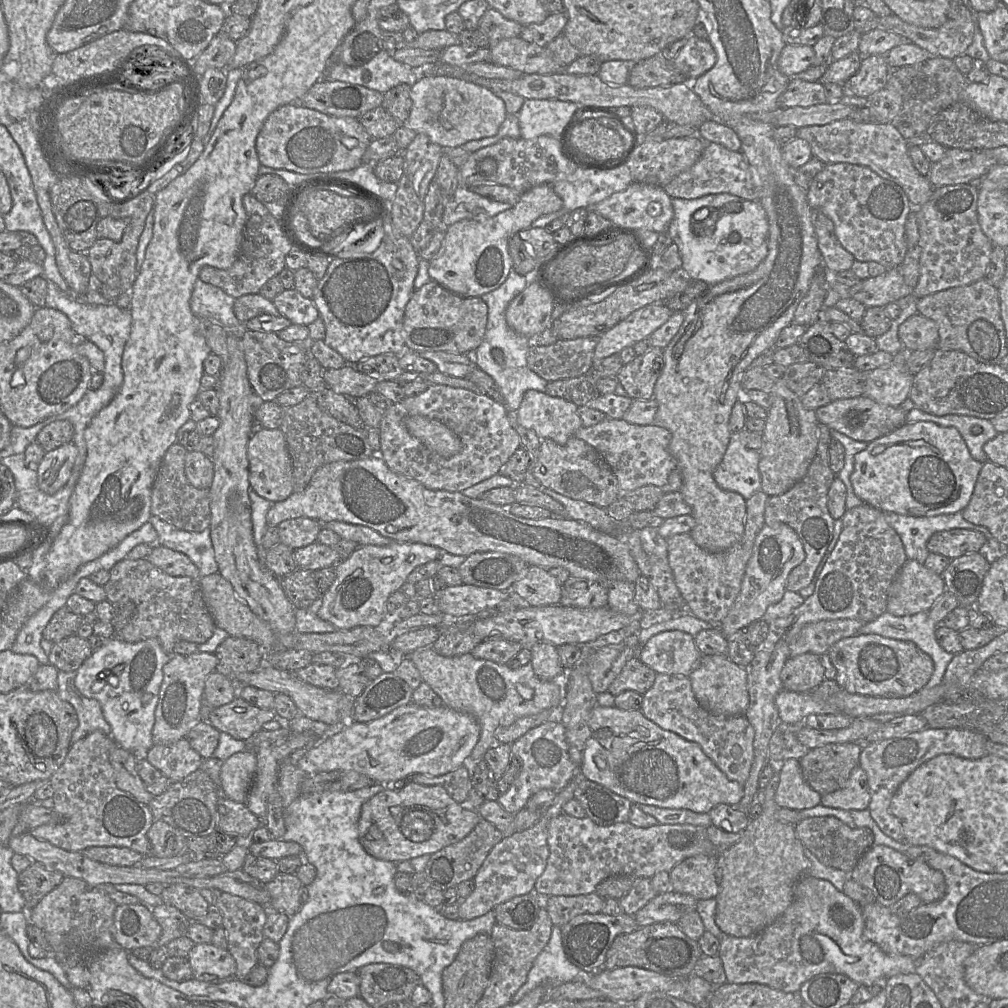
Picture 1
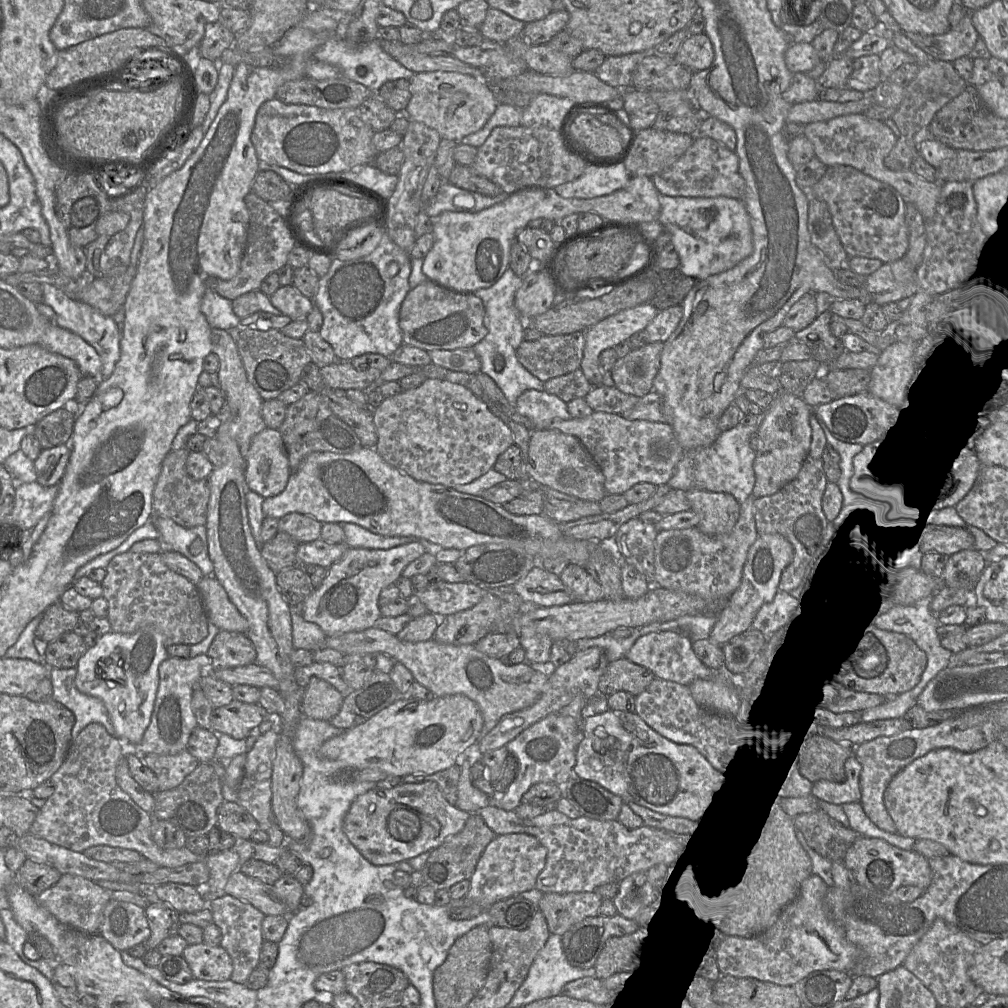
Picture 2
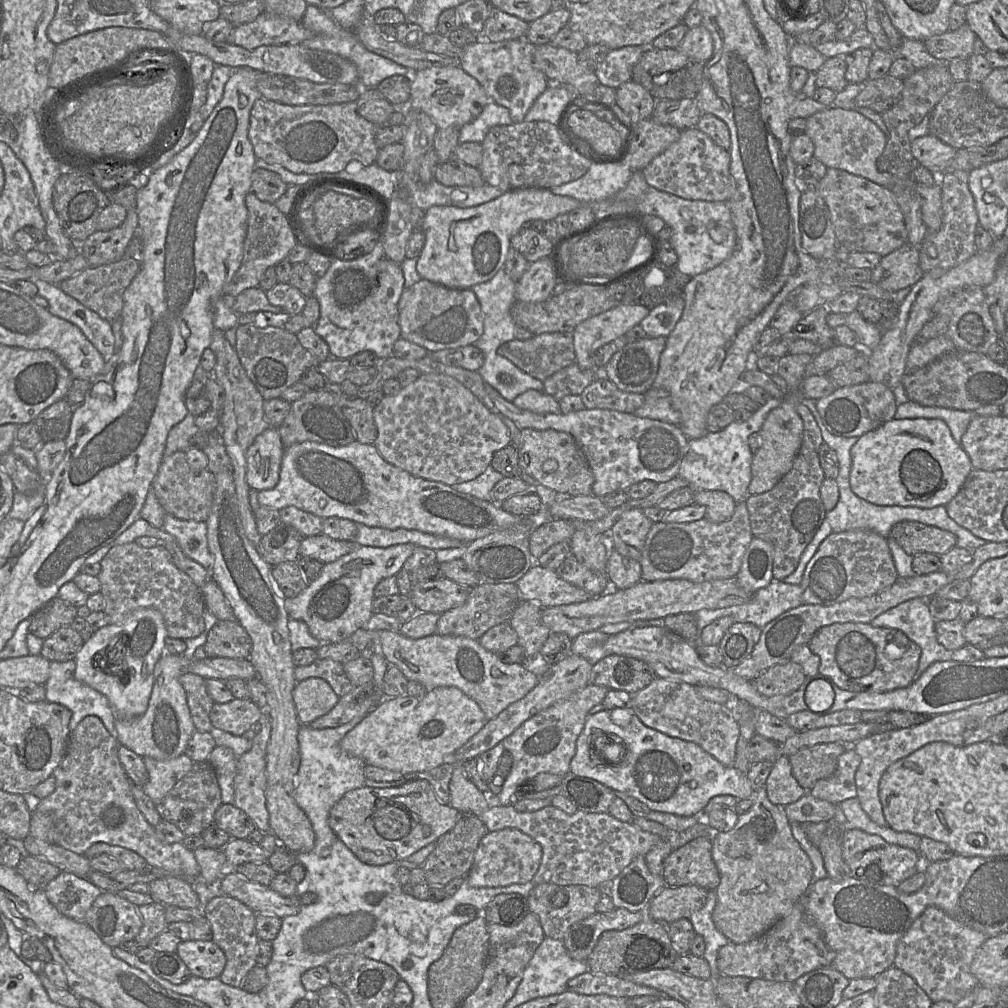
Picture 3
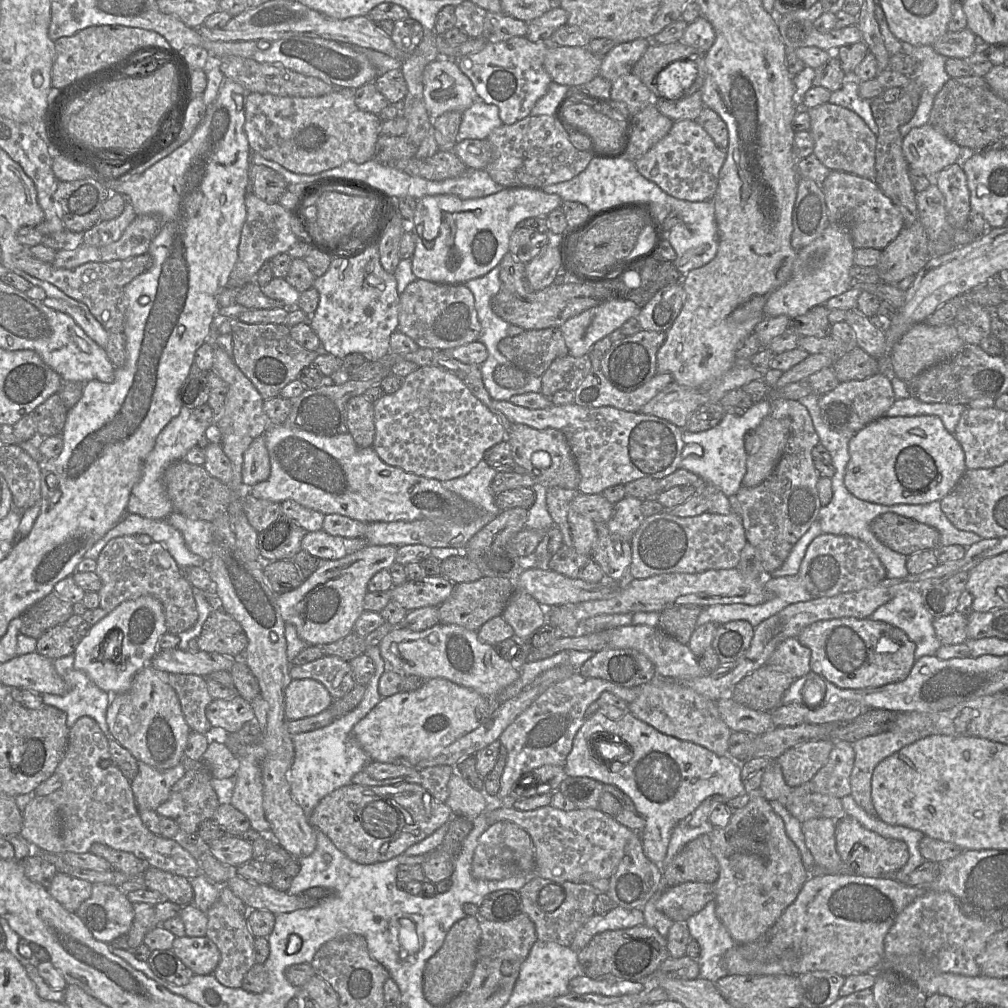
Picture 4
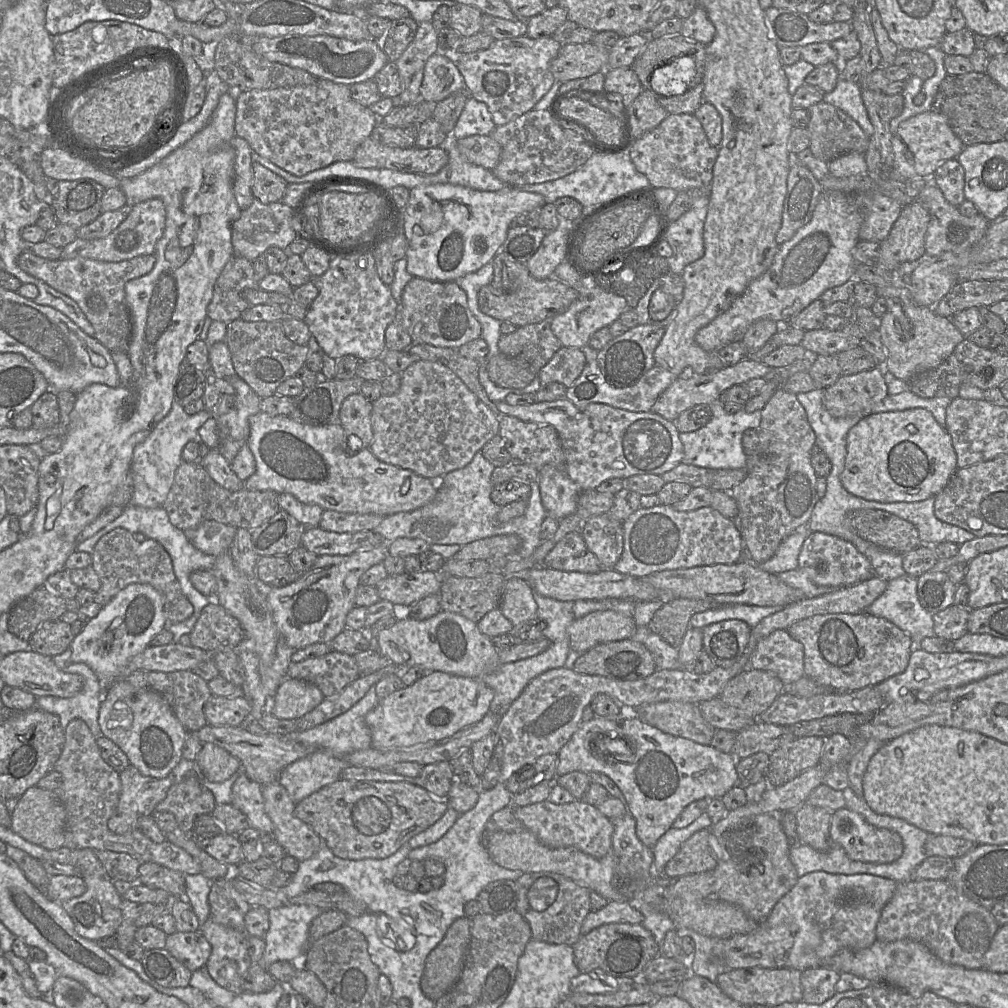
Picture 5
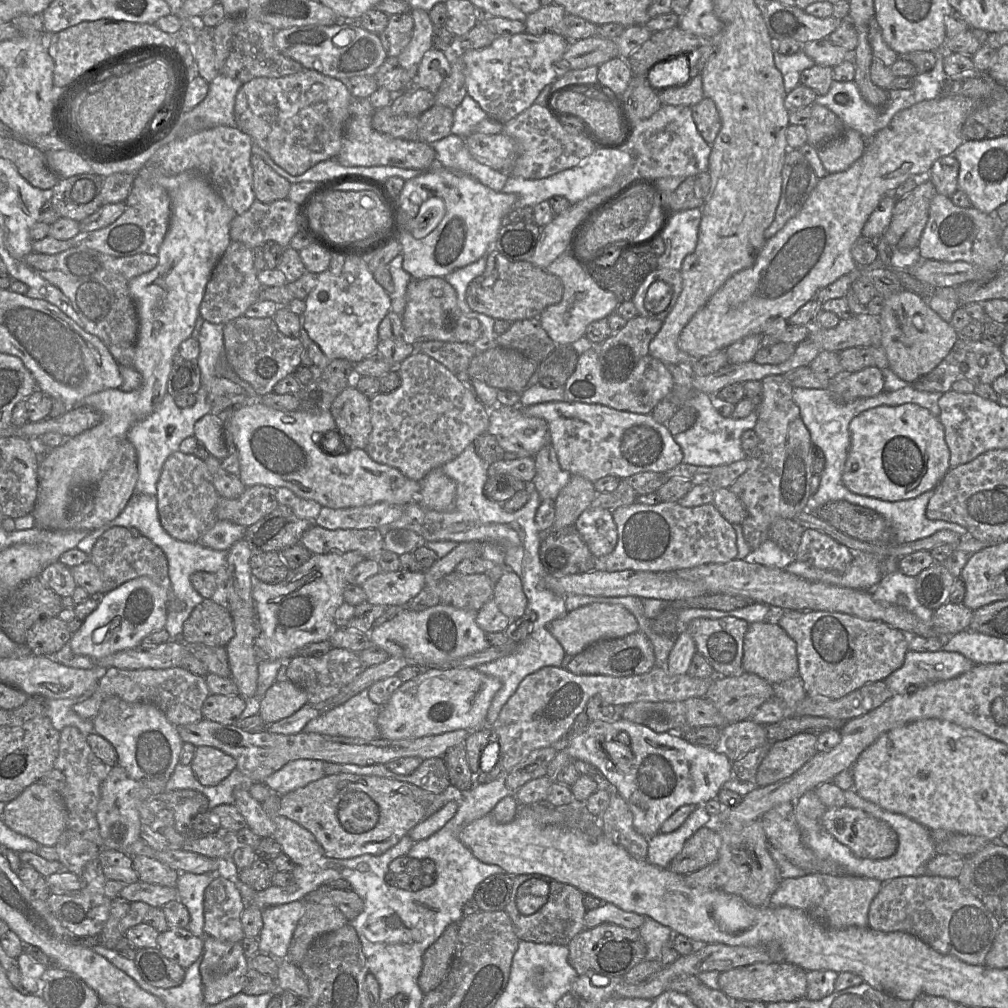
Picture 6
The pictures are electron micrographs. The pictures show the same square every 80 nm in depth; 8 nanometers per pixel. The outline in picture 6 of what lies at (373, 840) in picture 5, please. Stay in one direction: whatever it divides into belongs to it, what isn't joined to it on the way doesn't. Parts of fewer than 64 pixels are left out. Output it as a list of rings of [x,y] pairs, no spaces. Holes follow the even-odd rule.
[[[350,773],[325,775],[302,788],[293,790],[280,800],[279,813],[310,831],[325,856],[337,859],[355,858],[364,854],[381,855],[420,822],[440,810],[449,801],[461,800],[462,792],[450,788],[441,794],[433,794],[413,784],[378,776]]]

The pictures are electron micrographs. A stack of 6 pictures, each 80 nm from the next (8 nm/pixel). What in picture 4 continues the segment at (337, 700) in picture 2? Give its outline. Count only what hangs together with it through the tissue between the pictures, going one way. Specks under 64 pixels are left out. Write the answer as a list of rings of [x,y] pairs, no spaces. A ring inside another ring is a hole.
[[[292,679],[285,690],[284,714],[287,721],[315,716],[328,710],[333,700],[320,682]]]

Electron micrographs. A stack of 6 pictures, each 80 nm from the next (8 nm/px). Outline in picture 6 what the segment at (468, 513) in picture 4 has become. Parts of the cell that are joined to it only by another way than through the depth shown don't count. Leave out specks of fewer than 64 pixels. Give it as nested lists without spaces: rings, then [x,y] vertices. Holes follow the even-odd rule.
[[[248,400],[244,405],[231,411],[230,427],[240,462],[239,478],[246,488],[255,485],[285,487],[300,498],[314,500],[322,507],[332,509],[368,506],[380,502],[402,506],[419,503],[420,482],[407,478],[396,468],[375,462],[365,449],[329,453],[321,447],[320,438],[328,432],[337,430],[330,411],[320,414],[310,414],[301,410],[280,411],[265,406],[258,400]]]

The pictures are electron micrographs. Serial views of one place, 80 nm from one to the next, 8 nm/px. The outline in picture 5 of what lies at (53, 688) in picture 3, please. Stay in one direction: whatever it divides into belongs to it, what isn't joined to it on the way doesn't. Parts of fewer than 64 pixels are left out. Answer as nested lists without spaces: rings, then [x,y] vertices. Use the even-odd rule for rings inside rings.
[[[70,647],[63,653],[51,657],[55,665],[64,672],[78,674],[83,678],[82,689],[74,696],[60,698],[42,696],[36,699],[36,708],[59,717],[63,729],[74,719],[83,720],[95,738],[104,736],[98,717],[105,685],[84,663],[72,663]]]

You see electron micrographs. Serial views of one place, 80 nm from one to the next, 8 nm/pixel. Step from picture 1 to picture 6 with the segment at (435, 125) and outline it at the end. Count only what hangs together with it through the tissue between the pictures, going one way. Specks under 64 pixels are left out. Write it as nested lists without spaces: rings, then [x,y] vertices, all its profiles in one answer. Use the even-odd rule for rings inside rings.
[[[434,47],[426,51],[415,77],[415,86],[436,93],[451,71],[451,54]]]

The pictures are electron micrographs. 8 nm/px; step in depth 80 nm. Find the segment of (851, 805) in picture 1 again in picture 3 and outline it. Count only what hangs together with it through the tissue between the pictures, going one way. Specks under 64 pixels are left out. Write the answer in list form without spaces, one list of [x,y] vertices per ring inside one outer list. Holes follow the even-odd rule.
[[[847,746],[839,756],[834,774],[828,778],[818,780],[810,795],[817,799],[826,800],[835,805],[857,796],[855,773],[860,764],[860,757],[853,747]]]

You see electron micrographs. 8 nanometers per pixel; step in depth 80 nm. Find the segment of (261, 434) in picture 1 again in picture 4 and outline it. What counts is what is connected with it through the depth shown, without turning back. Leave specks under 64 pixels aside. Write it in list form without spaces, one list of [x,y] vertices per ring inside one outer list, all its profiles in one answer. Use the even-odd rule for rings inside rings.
[[[258,436],[244,453],[242,481],[246,487],[263,482],[271,471],[270,457],[264,436]]]

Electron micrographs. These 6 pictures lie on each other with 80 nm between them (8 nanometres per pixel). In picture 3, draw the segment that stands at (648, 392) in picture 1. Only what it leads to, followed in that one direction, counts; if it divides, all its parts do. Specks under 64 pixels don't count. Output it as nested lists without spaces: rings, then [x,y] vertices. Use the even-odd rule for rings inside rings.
[[[662,336],[627,343],[605,366],[608,379],[624,392],[646,393],[657,376],[665,345],[666,338]]]

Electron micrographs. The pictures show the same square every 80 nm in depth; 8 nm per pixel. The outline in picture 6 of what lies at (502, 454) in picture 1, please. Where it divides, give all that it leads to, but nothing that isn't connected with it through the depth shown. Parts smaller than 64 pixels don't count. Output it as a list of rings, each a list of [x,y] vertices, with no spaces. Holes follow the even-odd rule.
[[[416,350],[396,369],[401,385],[391,393],[379,393],[370,400],[372,432],[365,448],[372,460],[399,470],[407,478],[420,482],[430,471],[458,457],[489,427],[489,410],[473,391],[444,365]]]

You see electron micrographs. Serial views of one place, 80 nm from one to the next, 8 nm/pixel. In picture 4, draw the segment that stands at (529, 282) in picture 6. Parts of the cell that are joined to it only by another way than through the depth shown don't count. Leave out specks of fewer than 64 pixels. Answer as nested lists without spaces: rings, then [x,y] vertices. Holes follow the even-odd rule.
[[[507,252],[499,263],[501,287],[491,300],[492,310],[500,318],[524,330],[560,328],[568,319],[611,298],[611,291],[603,284],[579,282],[552,283],[541,290],[533,290],[526,278],[525,263]]]

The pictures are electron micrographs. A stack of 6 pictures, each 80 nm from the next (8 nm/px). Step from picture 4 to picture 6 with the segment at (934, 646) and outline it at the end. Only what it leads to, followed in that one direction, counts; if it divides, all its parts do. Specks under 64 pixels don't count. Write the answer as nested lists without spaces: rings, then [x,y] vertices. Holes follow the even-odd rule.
[[[896,570],[885,574],[871,591],[876,601],[905,607],[926,623],[932,623],[934,611],[920,603],[916,595],[916,577]]]

